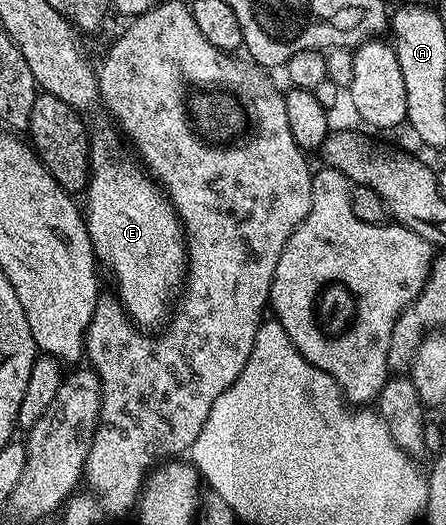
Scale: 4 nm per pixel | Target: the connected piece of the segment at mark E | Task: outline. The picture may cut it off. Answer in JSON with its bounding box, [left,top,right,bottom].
[84,132,186,330]

